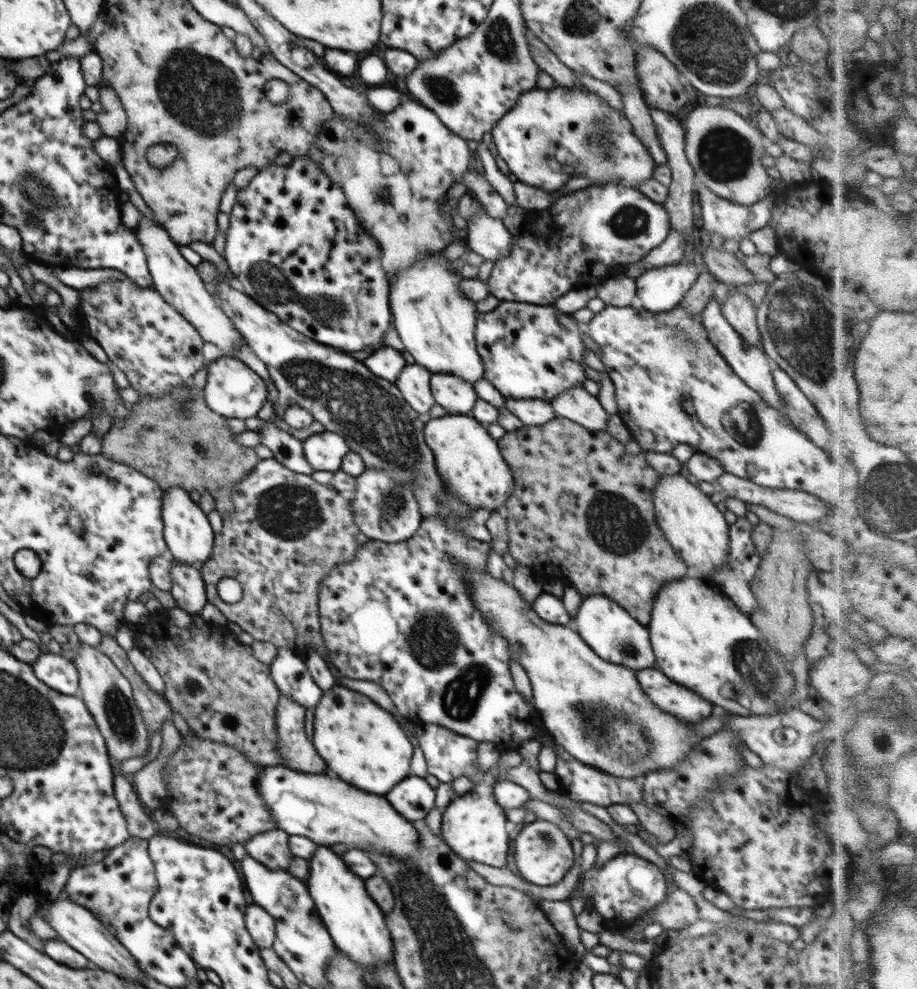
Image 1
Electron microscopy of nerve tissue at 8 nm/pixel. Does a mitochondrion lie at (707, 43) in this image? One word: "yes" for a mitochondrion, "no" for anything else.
yes

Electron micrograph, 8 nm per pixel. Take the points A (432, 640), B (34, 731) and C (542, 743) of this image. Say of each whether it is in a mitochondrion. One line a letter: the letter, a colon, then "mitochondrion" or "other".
A: mitochondrion
B: mitochondrion
C: other

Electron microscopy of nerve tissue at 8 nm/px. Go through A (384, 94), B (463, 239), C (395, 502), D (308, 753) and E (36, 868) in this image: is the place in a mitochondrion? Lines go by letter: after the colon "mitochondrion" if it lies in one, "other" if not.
A: other
B: other
C: mitochondrion
D: other
E: other

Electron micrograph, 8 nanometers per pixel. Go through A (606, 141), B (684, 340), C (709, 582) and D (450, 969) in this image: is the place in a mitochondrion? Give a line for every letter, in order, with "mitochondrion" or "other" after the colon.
A: mitochondrion
B: mitochondrion
C: other
D: mitochondrion

